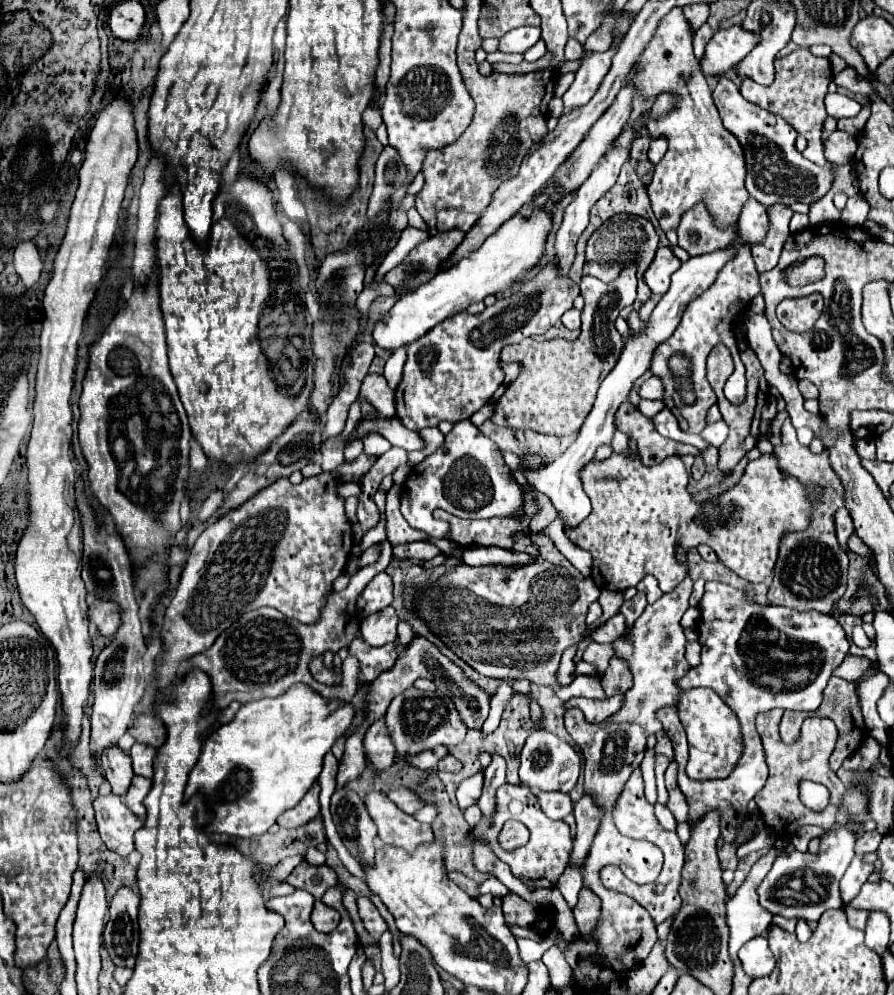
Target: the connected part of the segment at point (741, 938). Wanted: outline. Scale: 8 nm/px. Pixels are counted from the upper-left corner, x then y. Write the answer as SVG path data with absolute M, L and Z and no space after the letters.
M771 848L763 858L759 858L759 860L753 864L753 868L751 868L749 874L747 874L747 878L745 878L743 884L737 888L735 896L727 900L727 924L729 924L729 930L731 930L731 938L729 938L729 956L731 956L731 962L733 962L733 968L737 968L737 966L741 964L741 960L739 960L739 956L737 956L739 948L741 948L745 942L749 942L751 938L761 936L761 934L767 930L767 926L771 924L771 918L773 918L773 916L759 904L757 888L759 888L761 880L765 878L765 874L769 872L769 868L773 866L775 858L781 856L781 854L787 854L787 852L789 852L789 850L783 850L783 848L781 848L781 850L779 850L779 848Z

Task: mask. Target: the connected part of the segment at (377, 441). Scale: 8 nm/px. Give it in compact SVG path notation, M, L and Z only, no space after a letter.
M377 432L365 434L363 444L365 444L365 452L367 452L369 456L377 456L377 458L379 458L383 452L387 452L387 450L391 448L391 444L387 442L387 438L383 438L383 436L377 434Z

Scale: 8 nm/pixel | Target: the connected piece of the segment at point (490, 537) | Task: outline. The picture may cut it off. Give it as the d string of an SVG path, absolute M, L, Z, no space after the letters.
M435 510L435 518L451 522L451 536L449 540L457 542L459 546L501 546L509 550L519 550L519 552L529 552L533 554L531 538L517 540L513 544L513 534L519 530L529 530L525 524L521 526L513 518L487 518L487 520L463 520L457 518L445 510Z

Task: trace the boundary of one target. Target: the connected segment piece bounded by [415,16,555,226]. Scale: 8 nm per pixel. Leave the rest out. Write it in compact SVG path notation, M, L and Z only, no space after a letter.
M479 16L463 18L463 30L457 44L457 64L477 106L475 118L459 136L459 140L443 150L431 150L423 162L425 186L417 196L415 208L429 226L435 226L437 212L445 208L481 214L491 200L495 186L499 186L503 178L511 178L531 146L539 144L547 134L547 104L553 98L555 86L553 68L529 74L513 74L511 78L509 74L481 76L475 64L475 50L482 43L477 20Z

